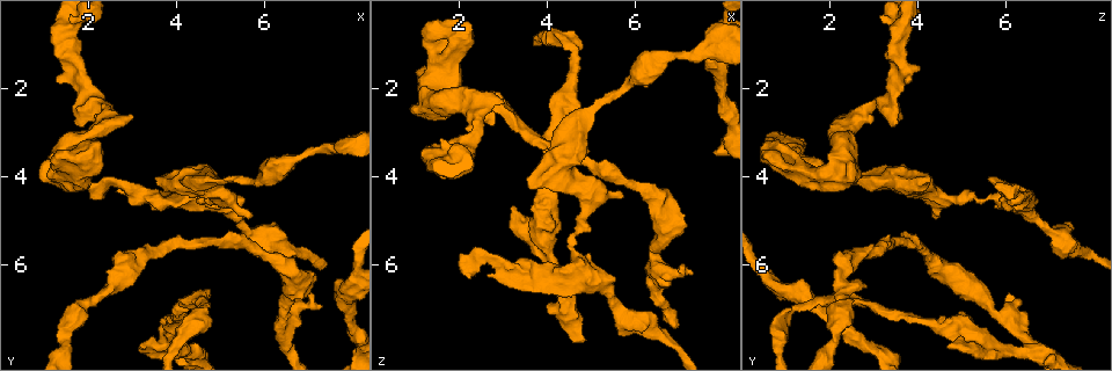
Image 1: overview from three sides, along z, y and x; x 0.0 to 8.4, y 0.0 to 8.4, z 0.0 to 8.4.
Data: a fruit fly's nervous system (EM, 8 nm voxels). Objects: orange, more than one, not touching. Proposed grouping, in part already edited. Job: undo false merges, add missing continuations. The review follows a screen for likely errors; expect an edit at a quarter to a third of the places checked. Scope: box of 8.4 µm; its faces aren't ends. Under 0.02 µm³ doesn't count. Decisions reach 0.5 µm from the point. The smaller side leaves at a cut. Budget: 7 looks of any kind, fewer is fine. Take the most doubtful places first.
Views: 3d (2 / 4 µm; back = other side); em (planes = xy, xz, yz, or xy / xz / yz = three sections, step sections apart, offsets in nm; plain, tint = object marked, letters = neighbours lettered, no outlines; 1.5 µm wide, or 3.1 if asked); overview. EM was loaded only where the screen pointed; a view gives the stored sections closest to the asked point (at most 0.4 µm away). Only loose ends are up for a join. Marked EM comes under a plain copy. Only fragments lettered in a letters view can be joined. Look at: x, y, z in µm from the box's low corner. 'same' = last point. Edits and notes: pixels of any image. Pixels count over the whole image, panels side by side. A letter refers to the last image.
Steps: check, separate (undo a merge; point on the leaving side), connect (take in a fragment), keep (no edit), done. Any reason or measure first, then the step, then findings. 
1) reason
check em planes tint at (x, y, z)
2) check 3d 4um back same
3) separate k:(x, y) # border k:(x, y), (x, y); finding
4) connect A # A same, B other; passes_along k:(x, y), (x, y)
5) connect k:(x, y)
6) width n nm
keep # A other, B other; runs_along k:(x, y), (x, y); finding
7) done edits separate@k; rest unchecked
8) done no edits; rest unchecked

branch stops here
check 3d 4um at (3.55, 4.15, 4.25)

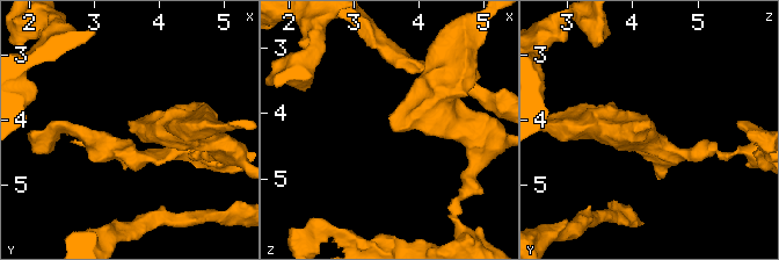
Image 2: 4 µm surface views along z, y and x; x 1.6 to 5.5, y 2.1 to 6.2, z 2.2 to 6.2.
check em xz step 8 letters at (3.55, 4.10, 4.25)

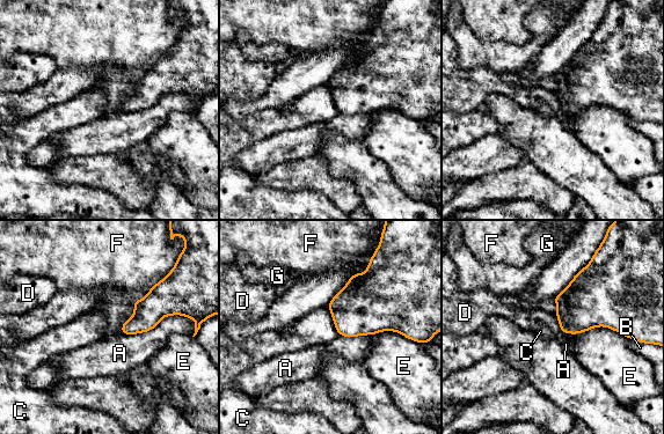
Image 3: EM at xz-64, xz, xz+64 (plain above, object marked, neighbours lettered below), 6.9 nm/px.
check em planes letters same

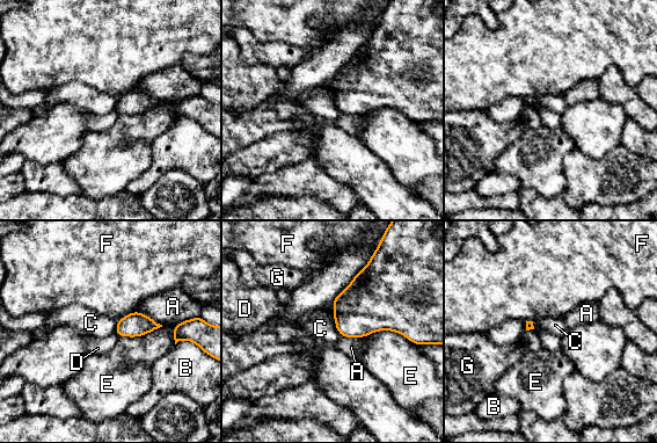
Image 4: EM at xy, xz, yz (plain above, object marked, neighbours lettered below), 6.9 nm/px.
keep # A other, B other, C other, D other, E other, F other, G other; border 4:(335, 324), (336, 331), (341, 336); no lettered fragment goes on from it

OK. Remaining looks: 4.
an open end
check 3d 2um at (5.75, 4.85, 4.45)

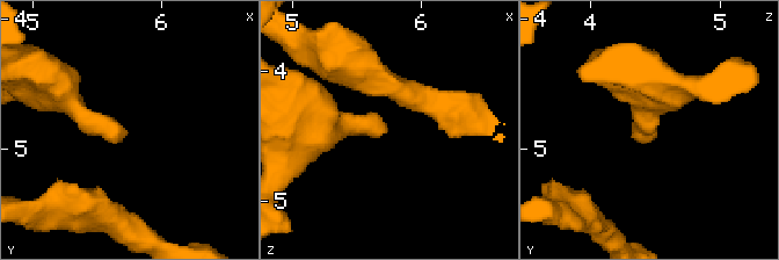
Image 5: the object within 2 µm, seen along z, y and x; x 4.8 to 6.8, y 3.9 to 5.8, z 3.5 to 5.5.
need the tissue
check em planes letters at (5.72, 4.86, 4.42)

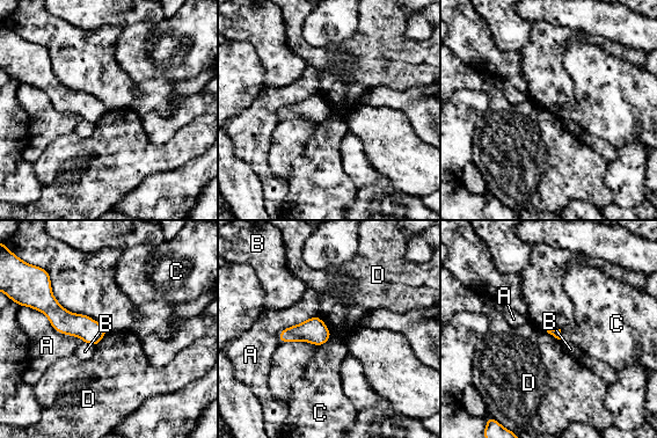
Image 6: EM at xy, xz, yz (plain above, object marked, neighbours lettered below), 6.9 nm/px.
longest_contact A 440 nm
keep # A other, B other, C other, D other; border 6:(108, 333), (95, 347); none of them fits

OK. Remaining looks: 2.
abrupt turn
check em planes letters at (2.60, 4.15, 5.80)

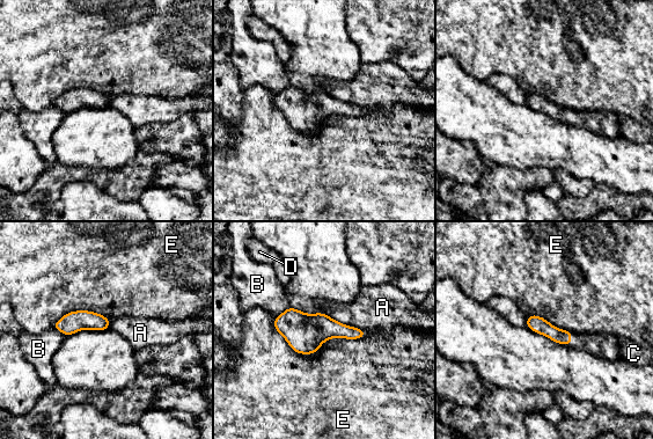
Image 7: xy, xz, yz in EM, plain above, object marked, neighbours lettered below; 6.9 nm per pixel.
longest_contact E 650 nm
keep # A other, B other, C other, D other, E other; border 7:(272, 322), (300, 353), (367, 334); continuous, no second neuron

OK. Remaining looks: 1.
done no edits; rest unchecked

